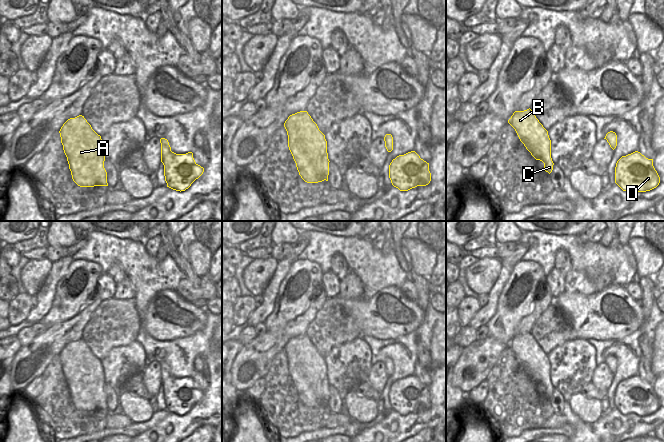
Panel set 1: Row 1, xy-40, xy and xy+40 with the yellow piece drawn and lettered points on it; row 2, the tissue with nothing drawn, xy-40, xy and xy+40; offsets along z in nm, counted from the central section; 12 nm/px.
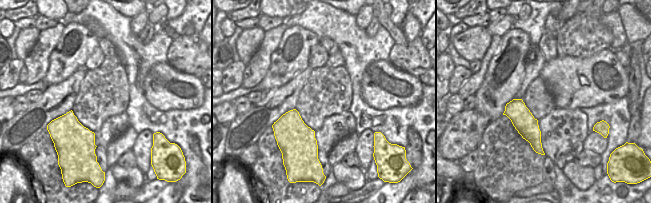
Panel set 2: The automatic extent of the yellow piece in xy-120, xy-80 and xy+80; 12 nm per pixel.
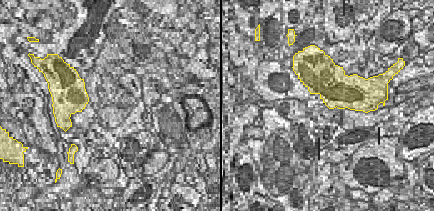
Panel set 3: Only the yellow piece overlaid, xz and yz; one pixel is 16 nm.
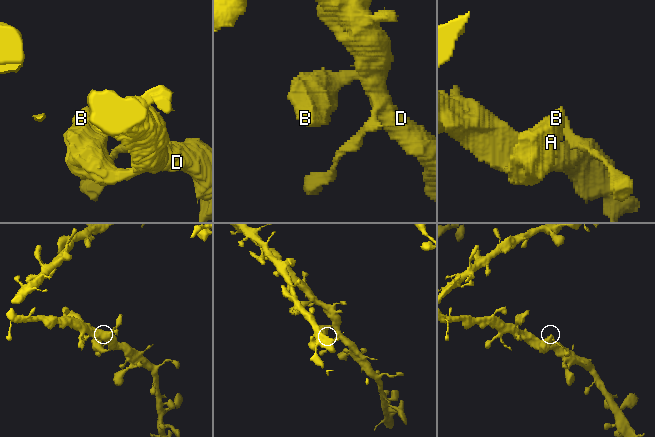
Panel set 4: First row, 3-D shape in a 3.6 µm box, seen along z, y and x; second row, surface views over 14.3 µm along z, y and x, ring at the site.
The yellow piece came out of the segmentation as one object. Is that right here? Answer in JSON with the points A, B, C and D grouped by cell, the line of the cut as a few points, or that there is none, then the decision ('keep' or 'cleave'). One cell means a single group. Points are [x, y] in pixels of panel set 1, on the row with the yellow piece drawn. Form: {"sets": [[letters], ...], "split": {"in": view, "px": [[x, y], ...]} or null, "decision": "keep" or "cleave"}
{"sets": [["A", "B", "C", "D"]], "split": null, "decision": "keep"}

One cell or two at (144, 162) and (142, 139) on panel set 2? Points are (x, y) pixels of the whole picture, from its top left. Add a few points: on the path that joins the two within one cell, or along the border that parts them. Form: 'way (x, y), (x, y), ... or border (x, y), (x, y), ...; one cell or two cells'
way (144, 156), (142, 145); one cell

